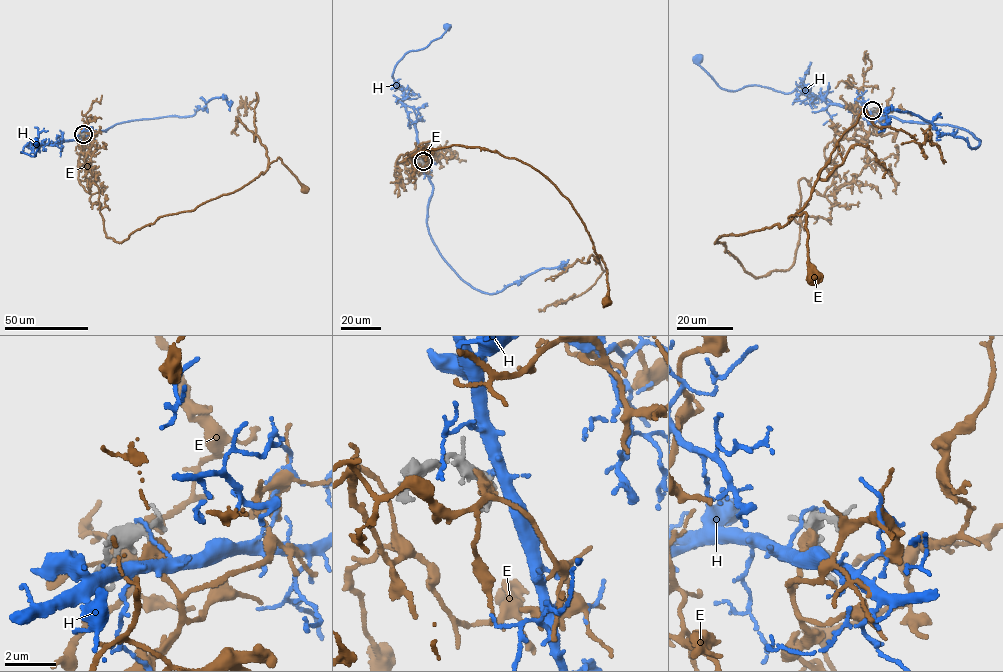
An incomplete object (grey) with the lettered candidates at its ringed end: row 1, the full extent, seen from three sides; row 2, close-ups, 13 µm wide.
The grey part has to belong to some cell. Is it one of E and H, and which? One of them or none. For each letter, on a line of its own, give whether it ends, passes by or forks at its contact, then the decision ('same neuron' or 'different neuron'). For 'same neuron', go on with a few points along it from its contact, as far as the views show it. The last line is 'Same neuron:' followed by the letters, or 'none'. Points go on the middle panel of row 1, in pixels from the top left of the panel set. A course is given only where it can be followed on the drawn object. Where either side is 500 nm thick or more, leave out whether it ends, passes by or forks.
E: it ends | different neuron
H: it passes by | different neuron
Same neuron: none

